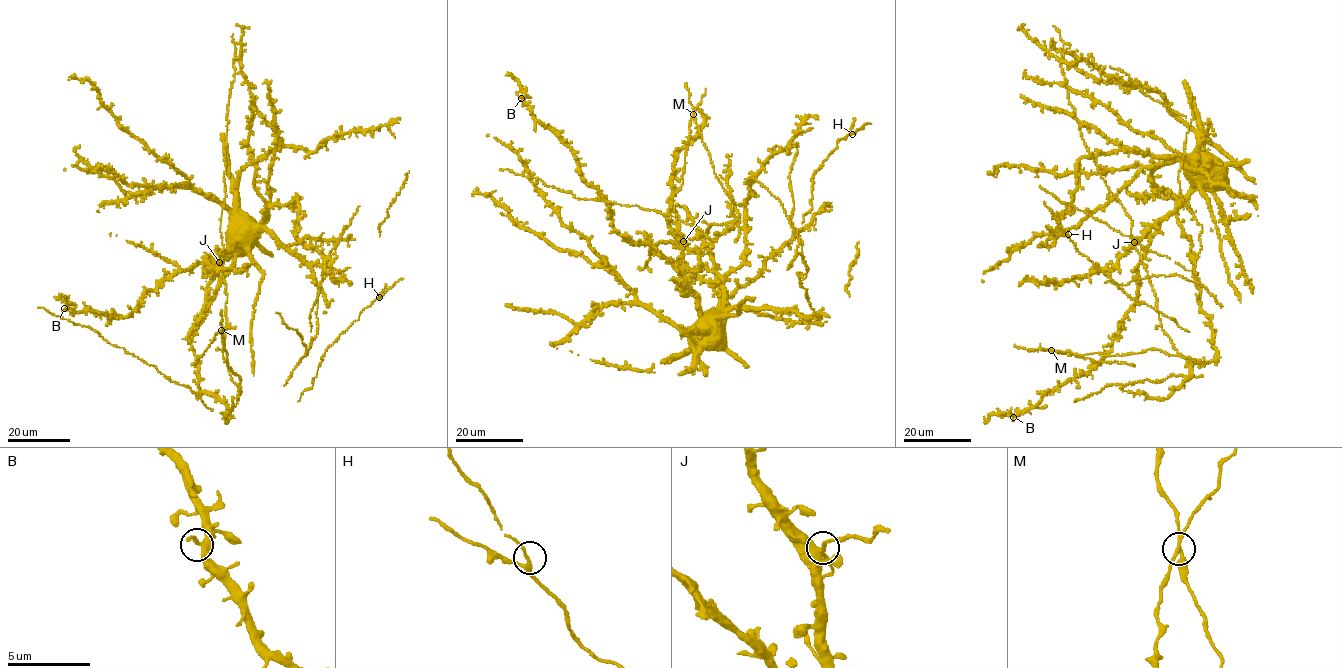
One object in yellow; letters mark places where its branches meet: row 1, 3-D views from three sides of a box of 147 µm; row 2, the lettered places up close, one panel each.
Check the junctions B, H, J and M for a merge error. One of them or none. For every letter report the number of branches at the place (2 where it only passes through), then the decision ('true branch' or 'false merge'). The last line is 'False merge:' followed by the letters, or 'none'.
B: 4 | true branch
H: 3 | true branch
J: 4 | true branch
M: 4 | false merge
False merge: M

